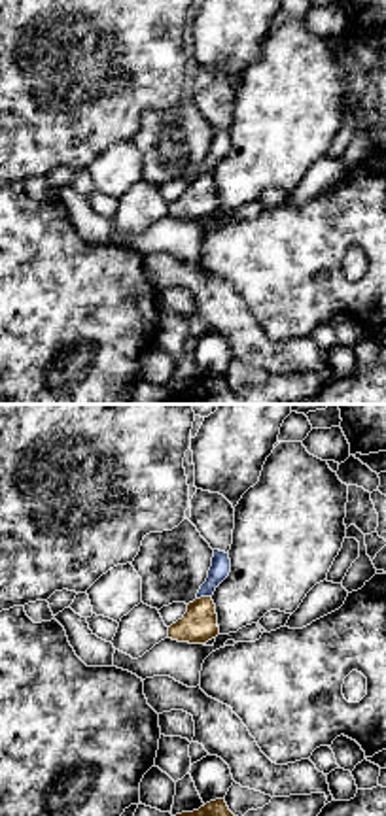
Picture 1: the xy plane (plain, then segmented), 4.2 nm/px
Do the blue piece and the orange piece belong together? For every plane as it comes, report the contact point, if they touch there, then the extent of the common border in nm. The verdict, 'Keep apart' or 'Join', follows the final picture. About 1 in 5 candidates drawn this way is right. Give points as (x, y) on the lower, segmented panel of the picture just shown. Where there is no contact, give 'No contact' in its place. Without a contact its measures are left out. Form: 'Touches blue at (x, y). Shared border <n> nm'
Touches blue at (203, 595). Shared border 70 nm

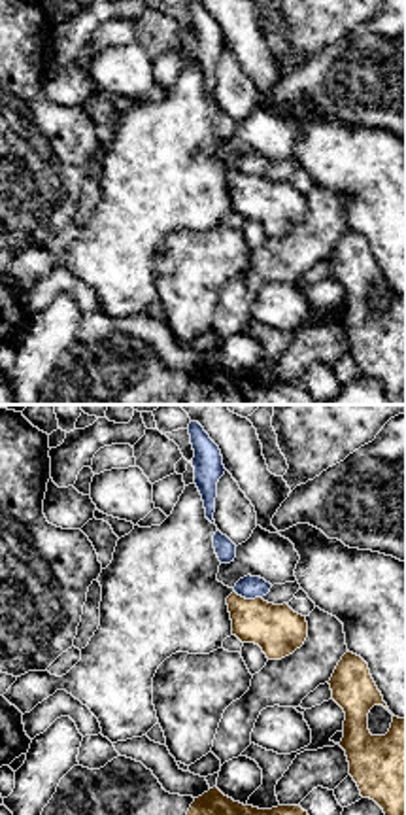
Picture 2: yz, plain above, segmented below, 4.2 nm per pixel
Touches blue at (248, 598). Shared border 120 nm

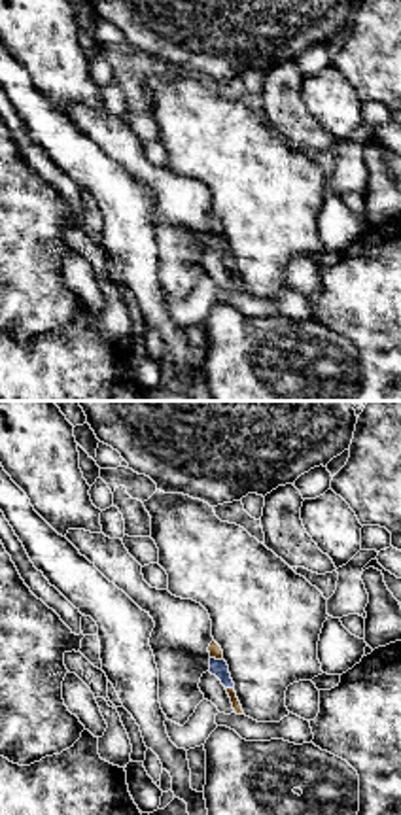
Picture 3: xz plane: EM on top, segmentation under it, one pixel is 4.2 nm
Touches blue at (229, 687). Shared border 40 nm

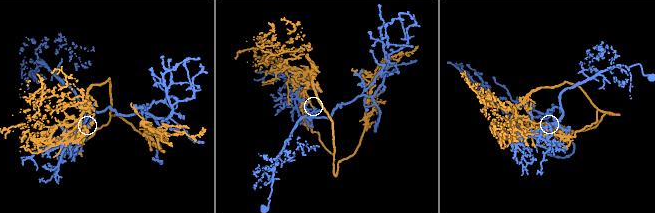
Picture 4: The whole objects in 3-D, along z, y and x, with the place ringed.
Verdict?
Keep apart

